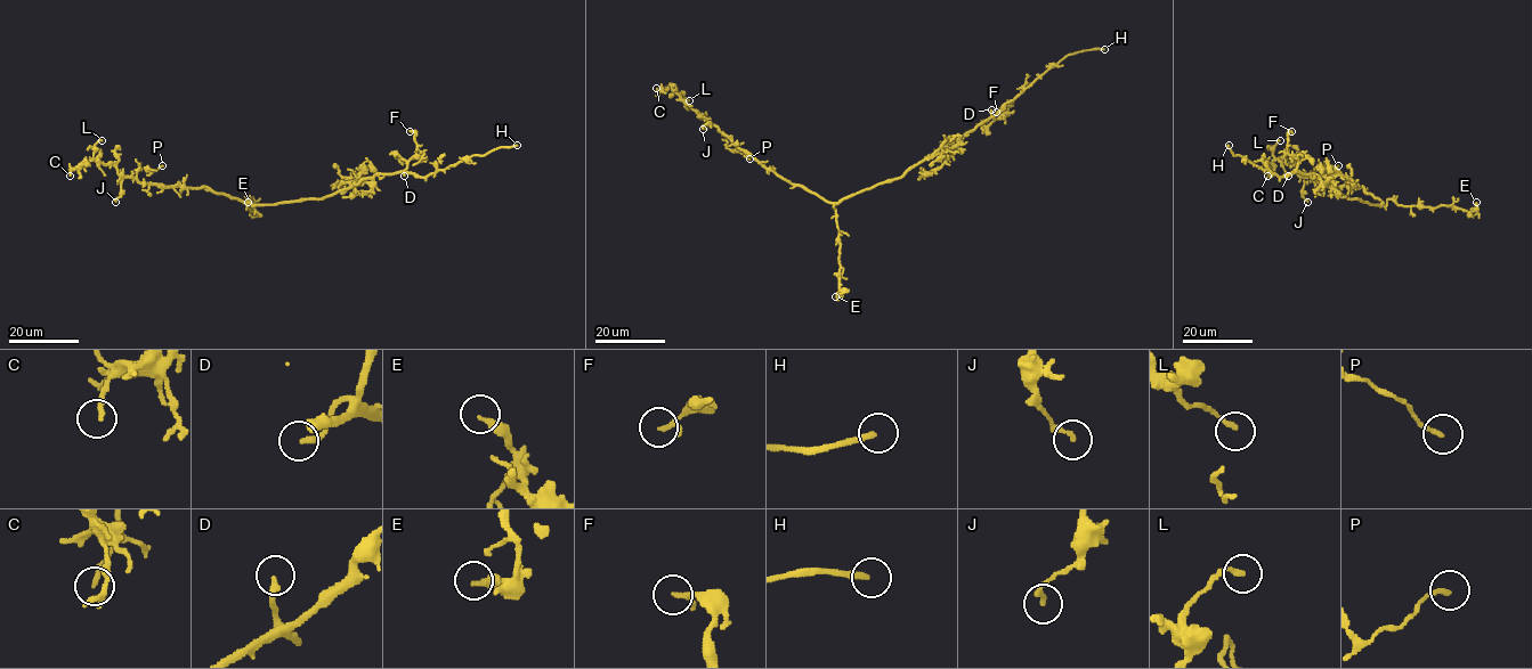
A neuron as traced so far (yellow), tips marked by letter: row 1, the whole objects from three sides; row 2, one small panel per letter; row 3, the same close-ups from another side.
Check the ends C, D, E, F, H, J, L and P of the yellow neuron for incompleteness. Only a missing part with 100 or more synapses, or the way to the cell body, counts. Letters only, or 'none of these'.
H

